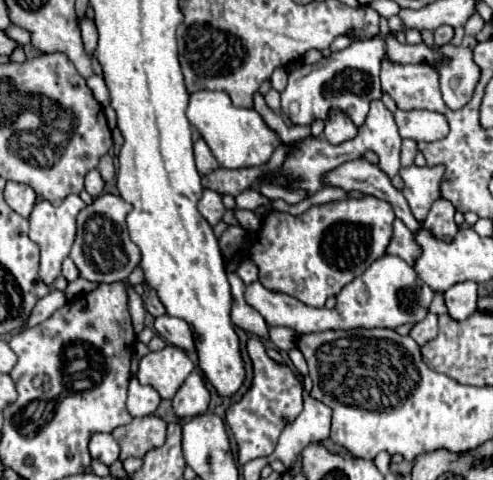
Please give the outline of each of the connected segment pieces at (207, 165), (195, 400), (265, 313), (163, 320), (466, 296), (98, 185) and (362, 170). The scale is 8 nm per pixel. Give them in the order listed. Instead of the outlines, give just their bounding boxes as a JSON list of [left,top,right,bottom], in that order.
[[195,139,219,177],[173,371,211,419],[245,255,433,333],[155,315,195,353],[445,281,477,321],[85,169,103,197],[325,157,421,233]]

